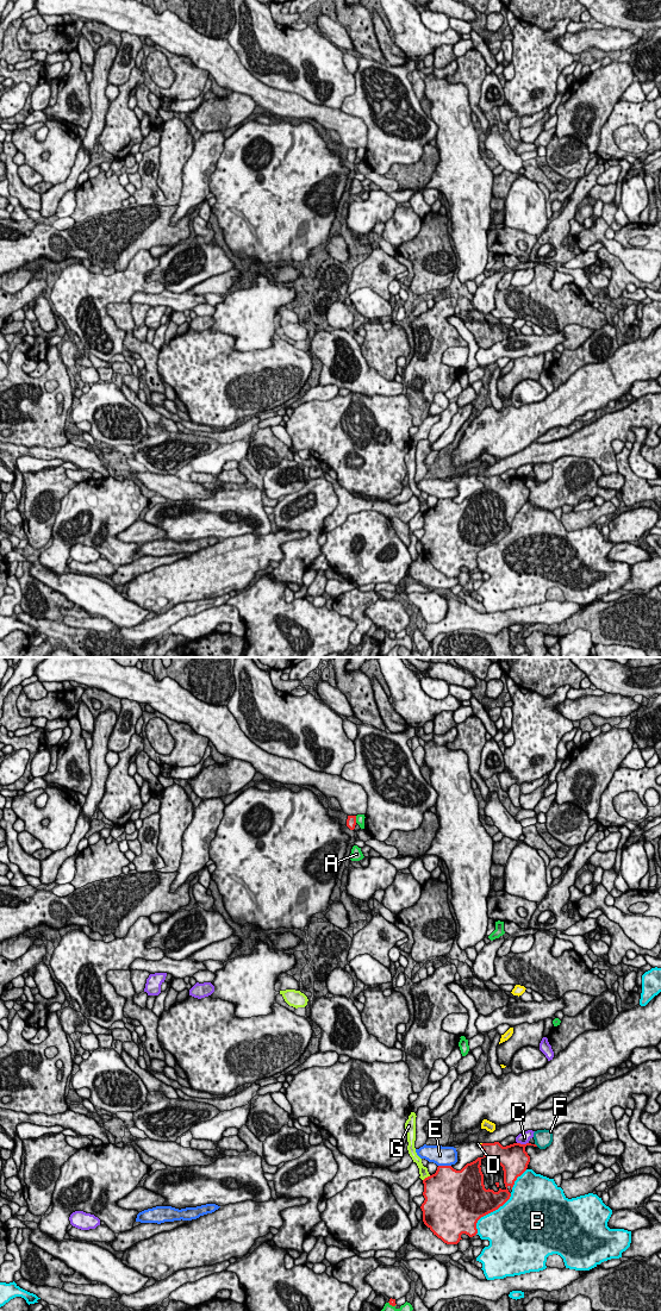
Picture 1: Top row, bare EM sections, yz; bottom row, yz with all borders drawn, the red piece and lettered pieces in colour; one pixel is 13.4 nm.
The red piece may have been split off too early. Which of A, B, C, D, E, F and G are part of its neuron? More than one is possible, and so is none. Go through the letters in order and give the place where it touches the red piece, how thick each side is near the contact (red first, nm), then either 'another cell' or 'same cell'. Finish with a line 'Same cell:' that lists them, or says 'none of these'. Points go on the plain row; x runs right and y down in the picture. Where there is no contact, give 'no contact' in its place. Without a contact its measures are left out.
A: yz (355, 153) | 130/130 nm | another cell
B: yz (488, 545) | 460/480 nm | another cell
C: yz (523, 478) | 400/160 nm | another cell
D: yz (480, 478) | 220/30 nm | same cell
E: yz (444, 499) | 460/260 nm | another cell
F: no contact | another cell
G: yz (428, 510) | 480/130 nm | another cell
Same cell: D

